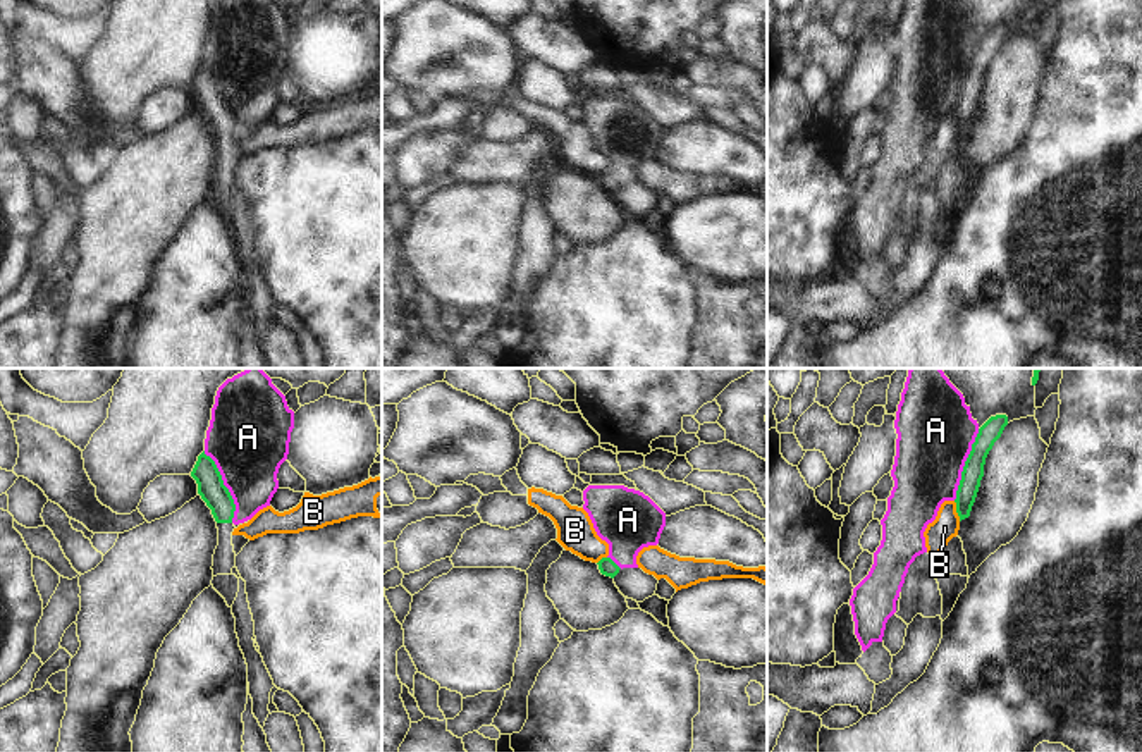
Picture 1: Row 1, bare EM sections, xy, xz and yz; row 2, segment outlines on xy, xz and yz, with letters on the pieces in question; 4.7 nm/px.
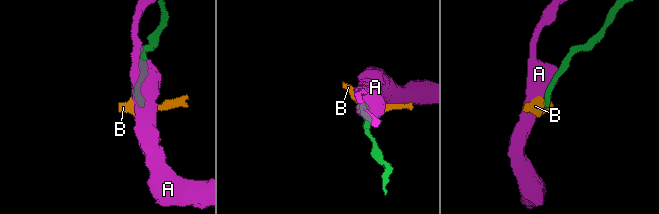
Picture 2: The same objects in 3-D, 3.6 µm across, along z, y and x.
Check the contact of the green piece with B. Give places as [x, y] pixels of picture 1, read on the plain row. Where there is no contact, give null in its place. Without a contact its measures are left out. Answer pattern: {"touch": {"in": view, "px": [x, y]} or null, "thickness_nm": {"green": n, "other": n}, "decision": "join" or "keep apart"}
{"touch": {"in": "yz", "px": [957, 126]}, "thickness_nm": {"green": 100, "other": 120}, "decision": "keep apart"}

